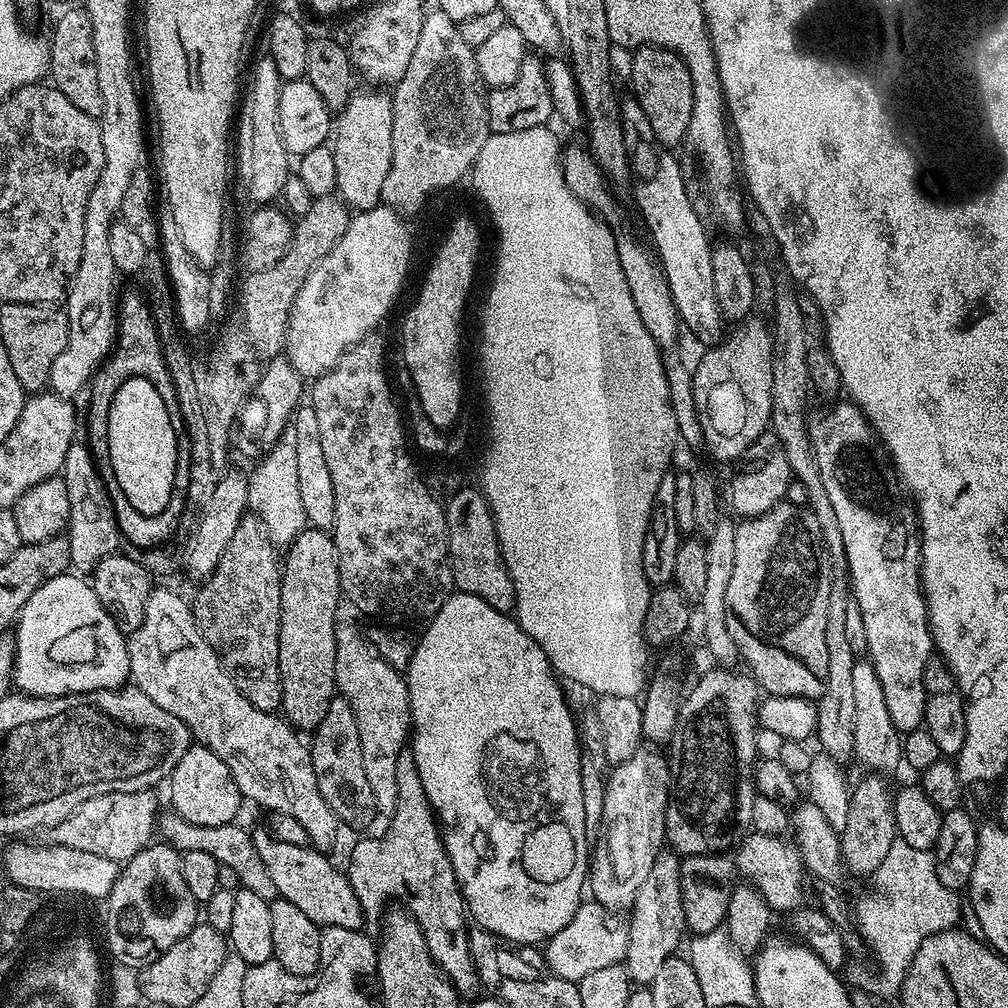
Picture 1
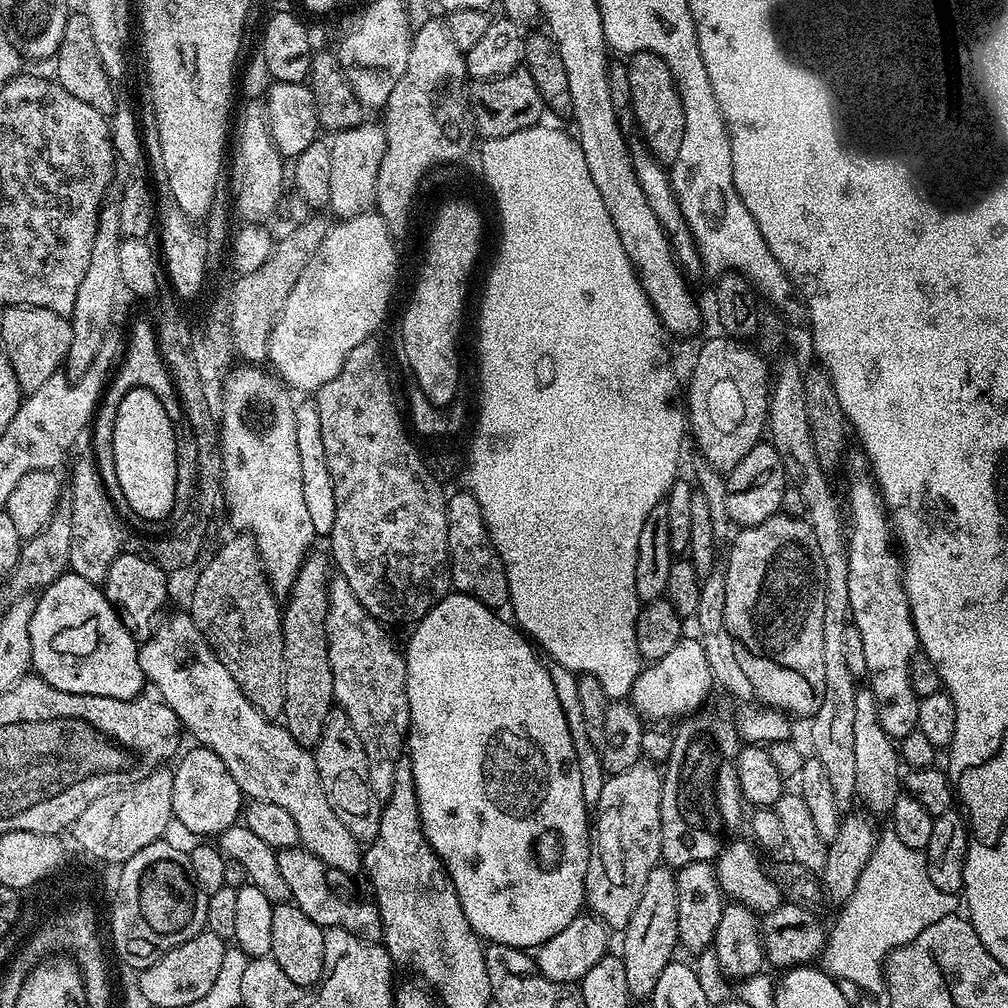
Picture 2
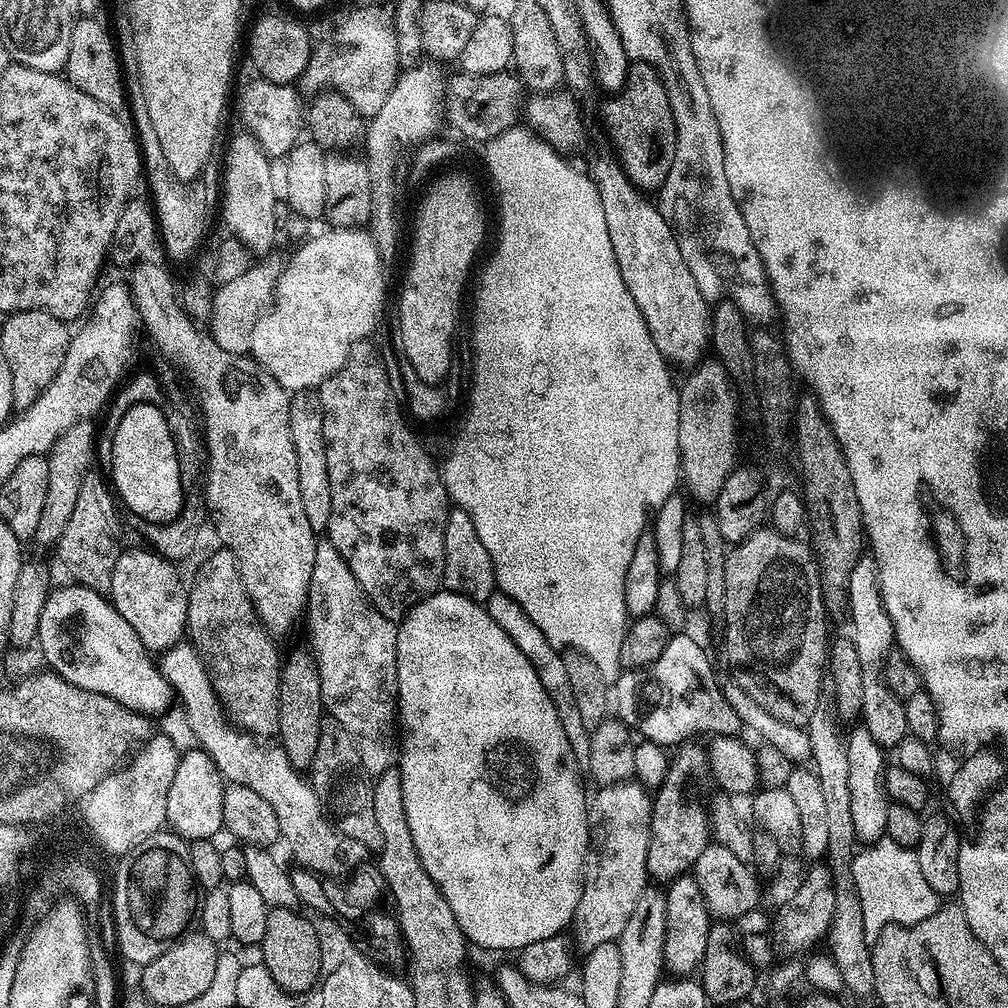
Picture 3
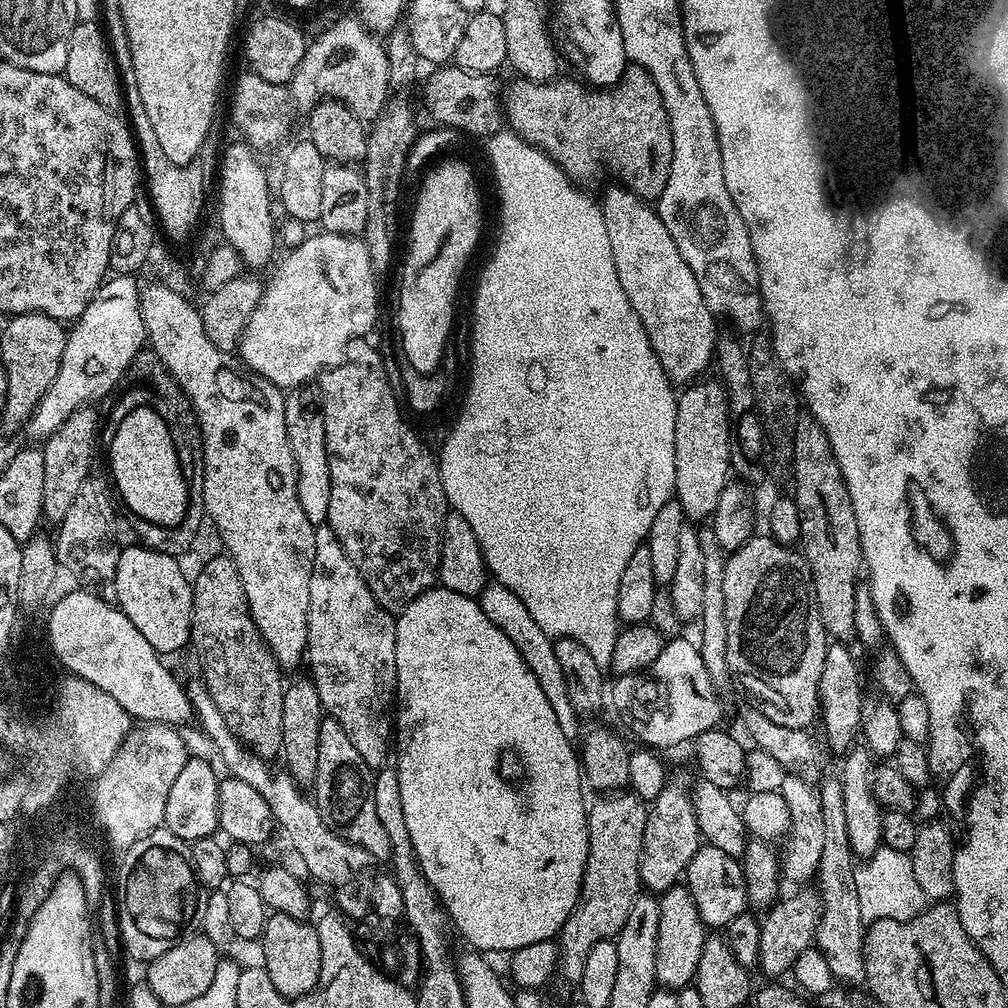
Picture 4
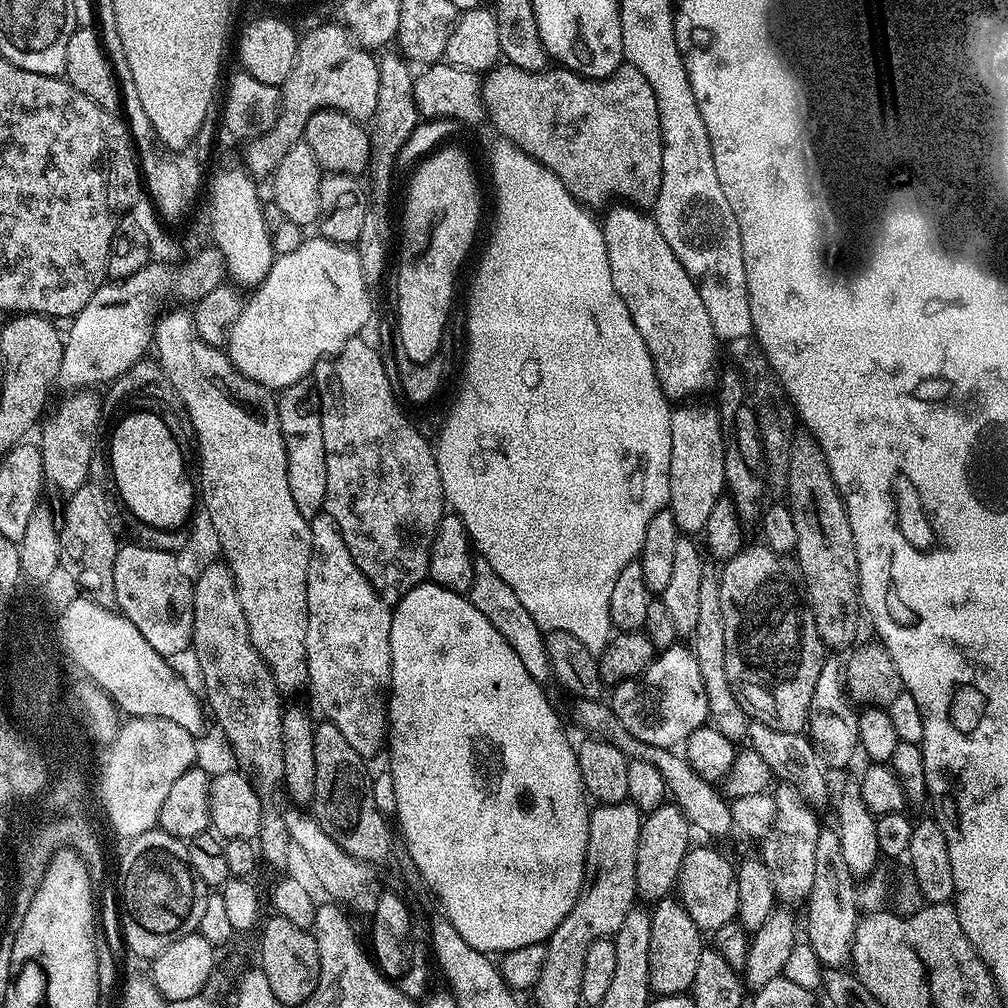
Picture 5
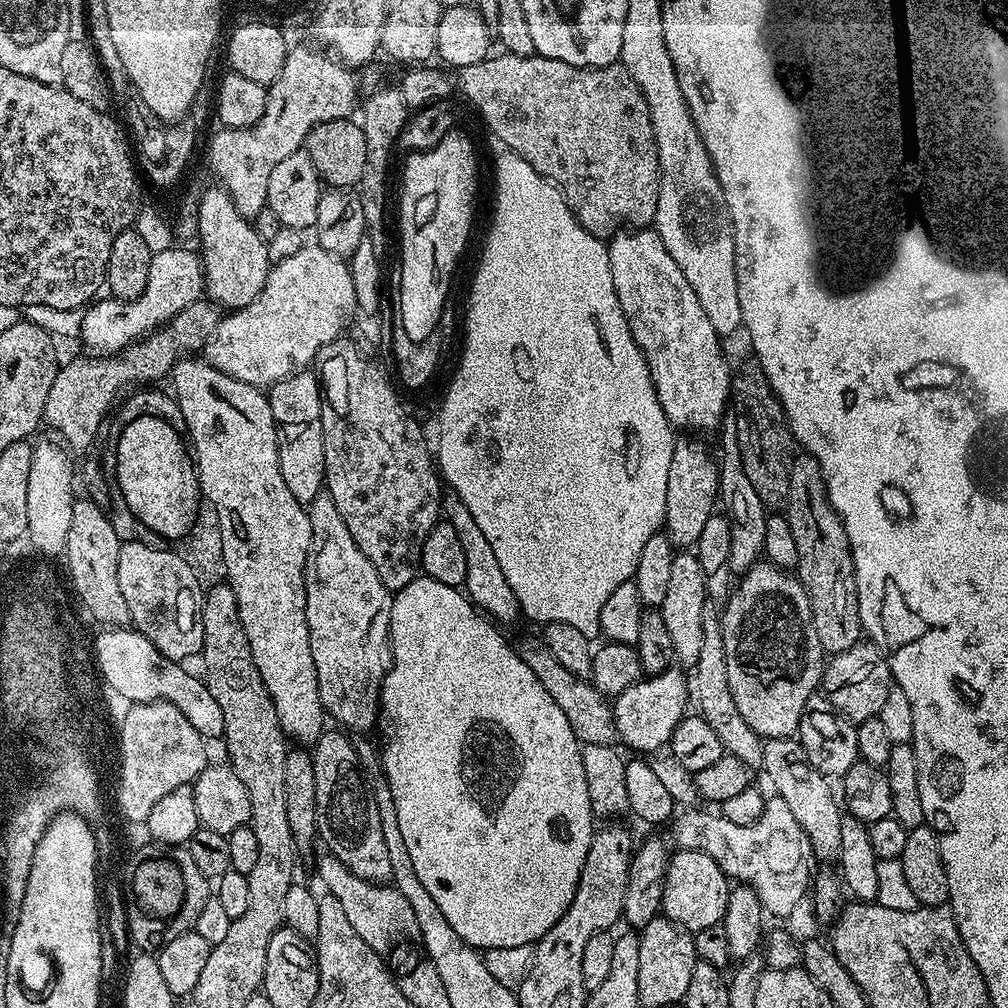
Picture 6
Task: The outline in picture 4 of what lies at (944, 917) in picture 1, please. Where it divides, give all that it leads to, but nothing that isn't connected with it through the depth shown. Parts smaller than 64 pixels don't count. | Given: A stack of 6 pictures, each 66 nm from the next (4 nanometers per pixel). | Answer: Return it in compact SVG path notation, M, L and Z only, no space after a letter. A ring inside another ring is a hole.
M883 844L857 865L854 872L855 893L859 910L866 922L874 920L912 920L928 906L928 899L914 877L911 857Z

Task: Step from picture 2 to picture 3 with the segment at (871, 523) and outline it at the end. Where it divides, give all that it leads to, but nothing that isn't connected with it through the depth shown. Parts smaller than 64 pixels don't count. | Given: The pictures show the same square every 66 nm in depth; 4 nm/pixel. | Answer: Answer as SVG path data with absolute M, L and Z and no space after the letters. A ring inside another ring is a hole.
M861 555L860 561L856 563L850 574L846 589L847 604L848 616L852 619L850 638L854 642L854 650L858 650L858 663L862 665L862 706L860 707L862 726L870 730L870 734L881 748L894 750L898 742L902 742L902 738L906 738L910 733L906 726L904 700L896 696L886 679L888 660L893 655L897 637L892 618L880 593L880 569L871 555Z

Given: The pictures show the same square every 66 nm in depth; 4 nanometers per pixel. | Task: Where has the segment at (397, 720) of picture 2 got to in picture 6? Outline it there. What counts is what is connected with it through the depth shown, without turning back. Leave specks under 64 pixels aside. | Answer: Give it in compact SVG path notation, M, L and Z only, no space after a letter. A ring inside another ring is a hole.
M327 494L314 497L312 503L307 505L307 509L308 517L310 518L312 541L310 542L310 550L306 558L306 570L304 571L304 585L306 586L306 626L310 630L310 654L314 657L314 670L318 670L318 694L322 698L322 706L325 713L331 719L333 716L341 724L337 724L341 729L347 730L349 733L360 732L356 734L368 734L366 732L370 731L371 728L373 731L378 724L380 685L384 683L384 674L390 667L388 627L390 626L390 614L392 613L393 593L391 591L388 592L387 586L384 585L384 580L380 577L382 575L381 569L374 567L370 562L370 558L366 558L366 554L362 554L362 550L358 550L354 538L350 538L350 530L346 526L346 522L342 522L342 514L338 514L338 506L334 506L334 502Z

